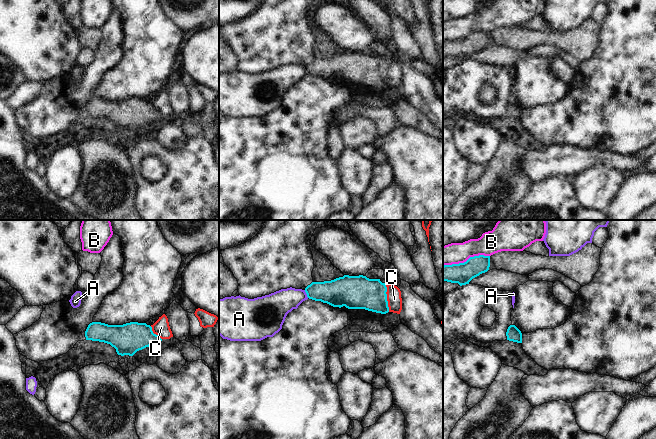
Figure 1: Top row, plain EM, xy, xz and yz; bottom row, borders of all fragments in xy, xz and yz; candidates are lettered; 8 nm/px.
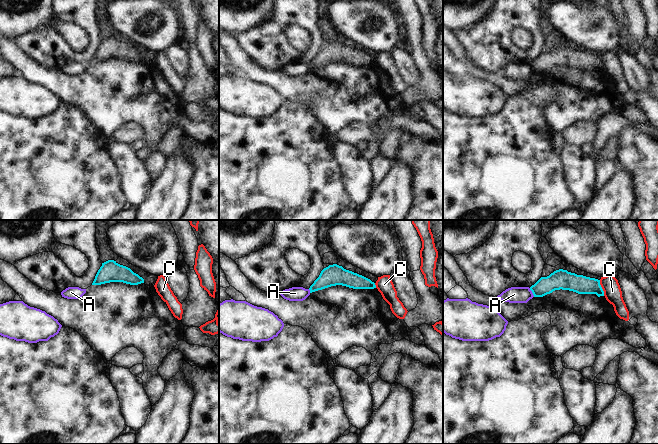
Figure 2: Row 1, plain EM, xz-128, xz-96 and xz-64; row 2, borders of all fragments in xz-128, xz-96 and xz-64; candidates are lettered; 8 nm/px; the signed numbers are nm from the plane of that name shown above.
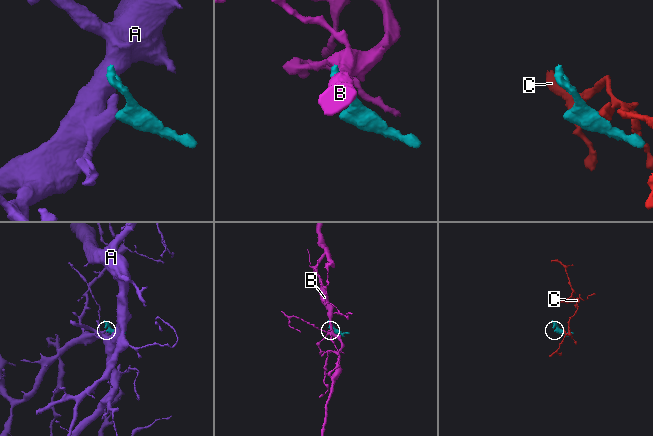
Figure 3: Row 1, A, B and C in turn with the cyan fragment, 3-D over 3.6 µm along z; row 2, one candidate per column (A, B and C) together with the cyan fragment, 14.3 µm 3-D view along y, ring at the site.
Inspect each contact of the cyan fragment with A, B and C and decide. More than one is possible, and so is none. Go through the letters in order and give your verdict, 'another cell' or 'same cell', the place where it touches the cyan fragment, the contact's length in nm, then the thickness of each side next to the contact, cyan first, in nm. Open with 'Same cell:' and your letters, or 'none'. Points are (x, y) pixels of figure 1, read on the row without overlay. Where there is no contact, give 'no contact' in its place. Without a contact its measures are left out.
Same cell: none
A: another cell; meets cyan in xz at (306, 69); contact 70 nm long; 220 nm thick on the cyan side, 200 nm on the other
B: another cell; meets cyan in yz at (467, 36); contact 380 nm long; 170 nm thick on the cyan side, 190 nm on the other
C: another cell; meets cyan in xz at (386, 74); contact 220 nm long; 280 nm thick on the cyan side, 120 nm on the other

